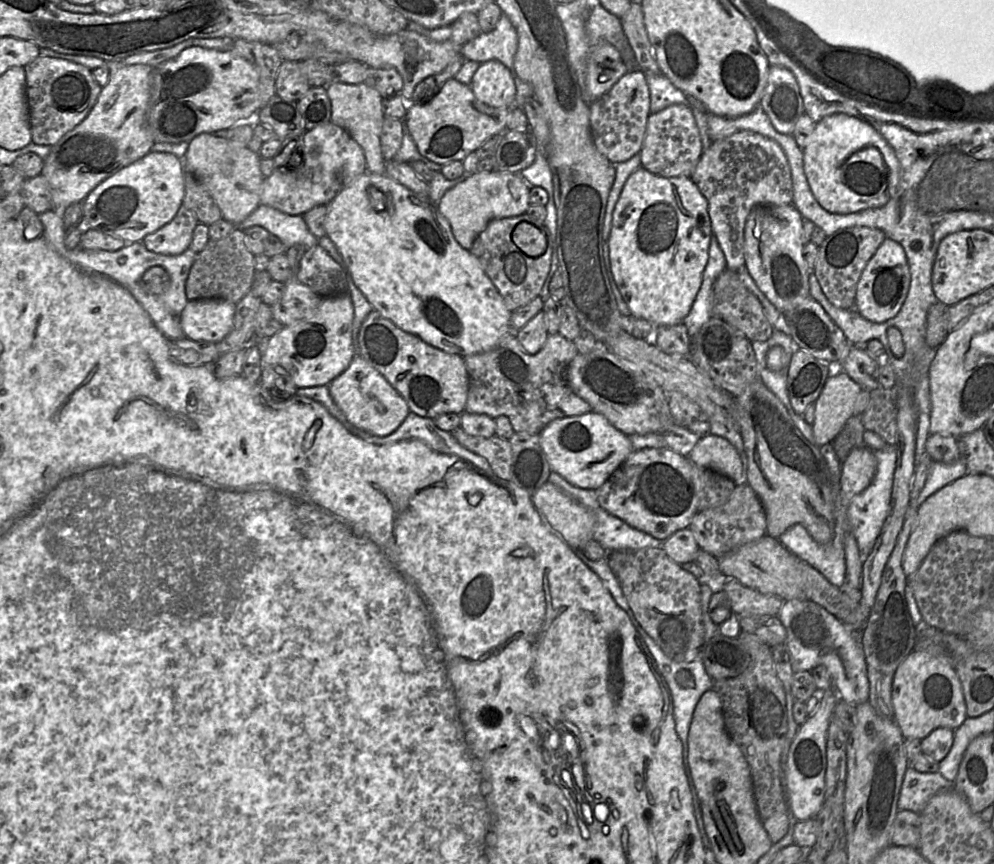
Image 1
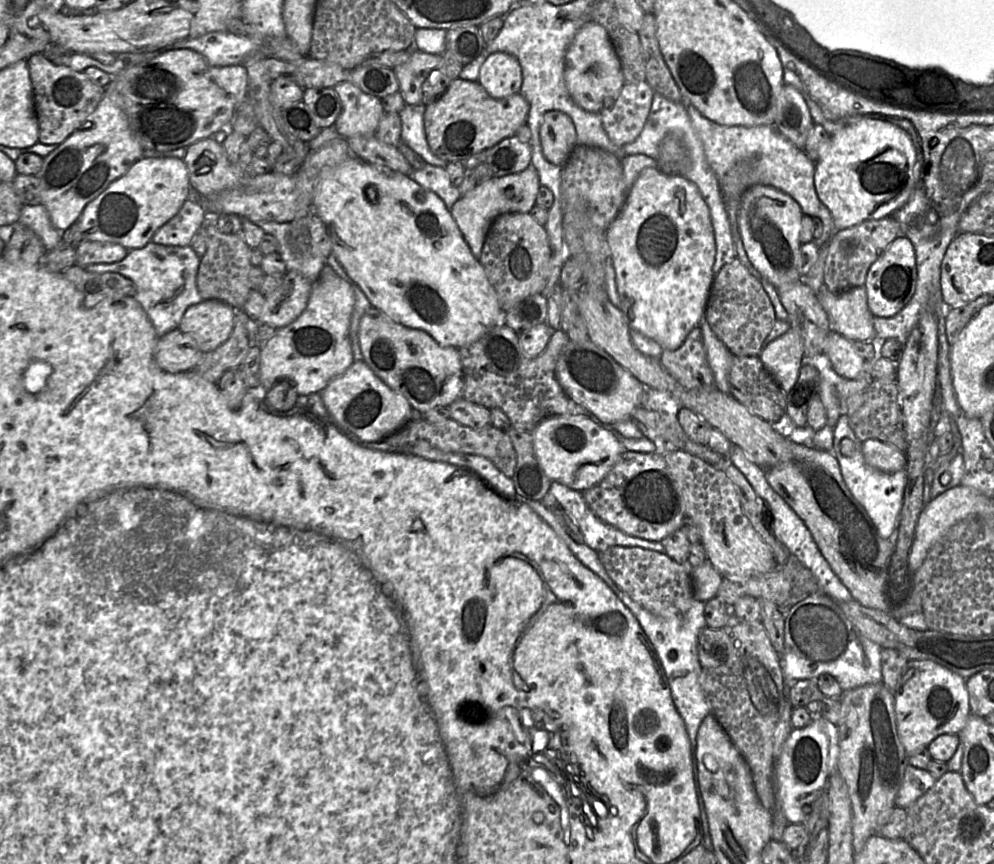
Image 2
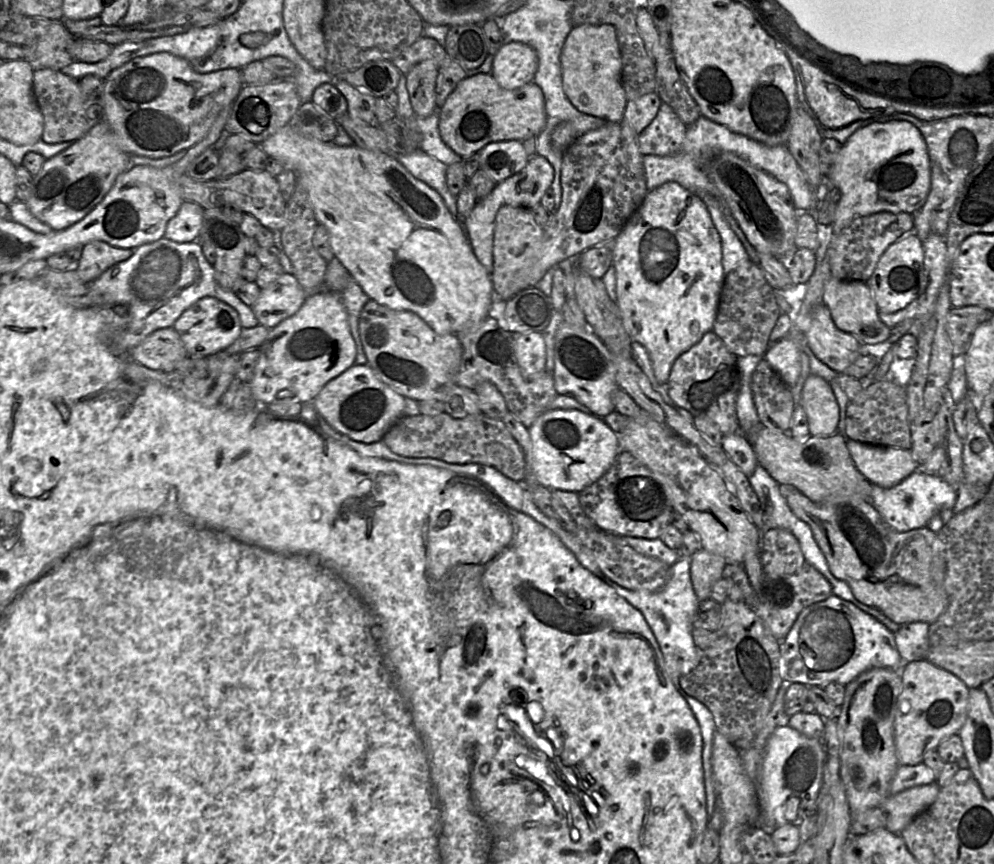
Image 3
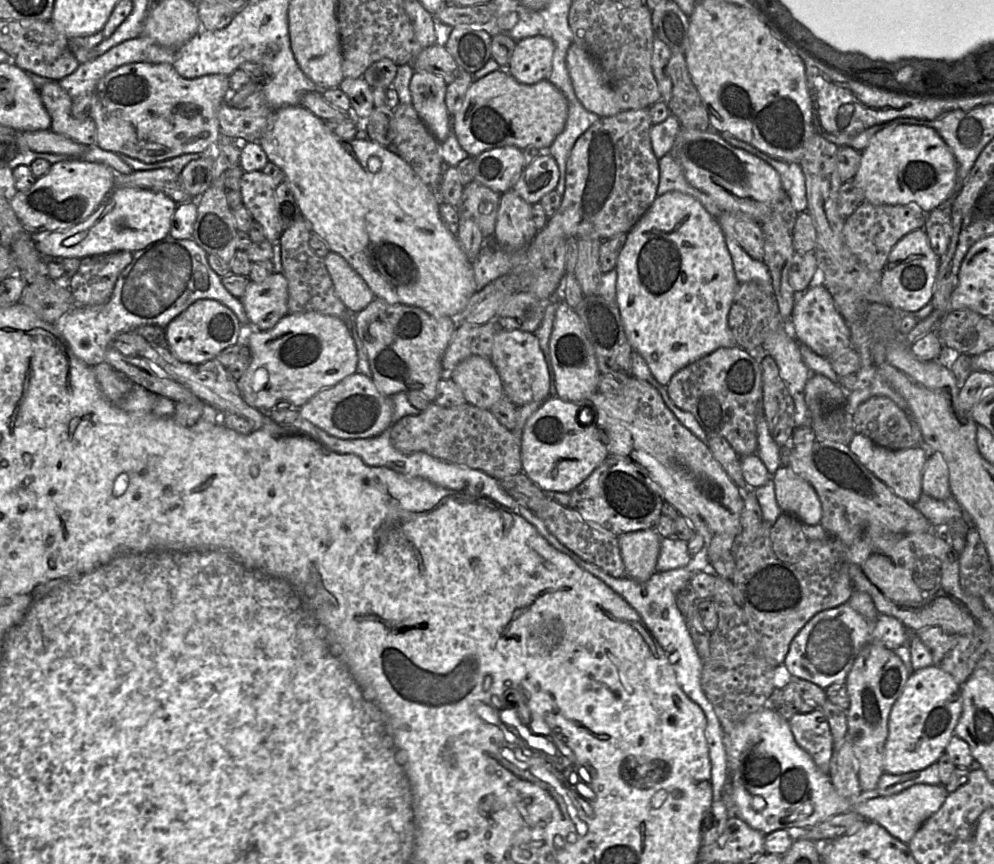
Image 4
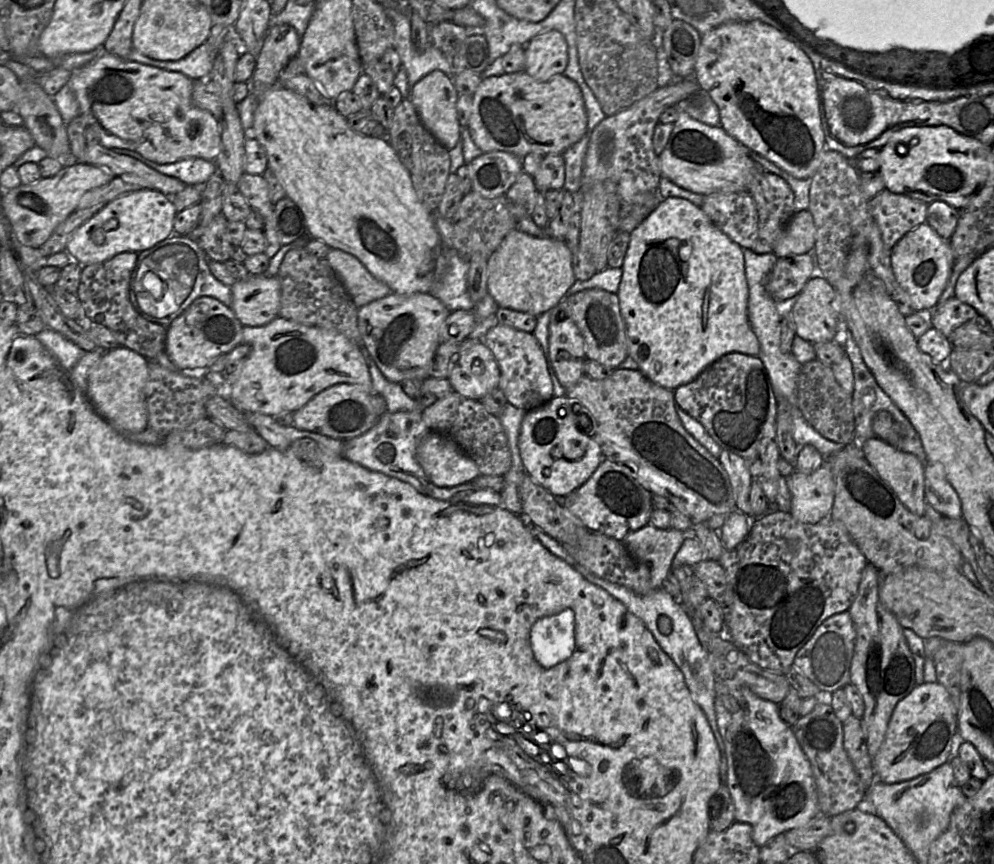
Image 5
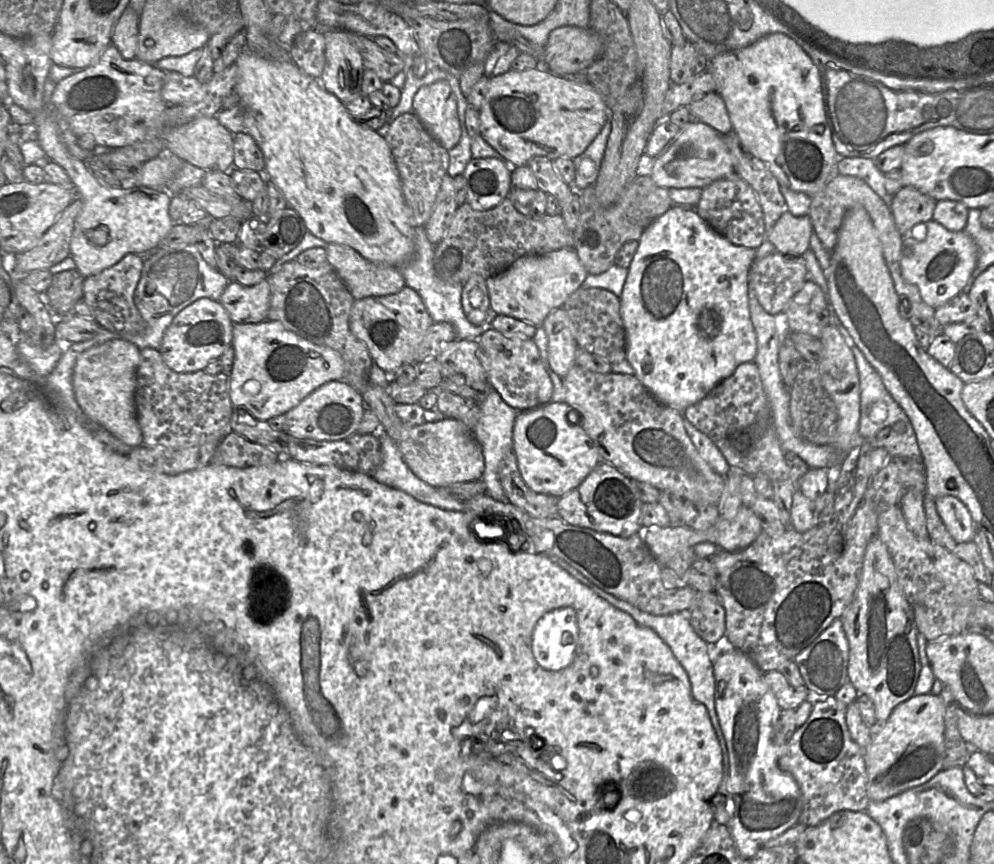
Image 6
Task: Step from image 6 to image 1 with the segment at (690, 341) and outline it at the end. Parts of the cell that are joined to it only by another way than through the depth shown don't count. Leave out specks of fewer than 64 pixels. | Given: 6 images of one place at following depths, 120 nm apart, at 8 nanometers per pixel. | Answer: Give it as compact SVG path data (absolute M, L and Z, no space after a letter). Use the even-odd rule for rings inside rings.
M642 166L635 170L616 203L609 236L611 270L631 315L656 326L682 323L700 289L711 236L707 200L690 177L662 177Z

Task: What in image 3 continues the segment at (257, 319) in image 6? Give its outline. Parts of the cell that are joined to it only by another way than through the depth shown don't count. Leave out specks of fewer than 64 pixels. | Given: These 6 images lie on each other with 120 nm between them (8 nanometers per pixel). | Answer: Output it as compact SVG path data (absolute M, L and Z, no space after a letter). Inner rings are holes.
M283 273L264 289L251 307L259 324L272 329L299 311L307 296L294 275Z

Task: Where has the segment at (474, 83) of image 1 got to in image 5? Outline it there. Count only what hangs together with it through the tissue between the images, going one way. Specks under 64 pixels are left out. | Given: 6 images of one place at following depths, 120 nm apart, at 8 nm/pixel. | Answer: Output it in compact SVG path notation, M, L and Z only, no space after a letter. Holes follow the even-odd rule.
M556 30L536 35L525 45L524 54L524 72L539 81L563 74L568 64L566 39Z

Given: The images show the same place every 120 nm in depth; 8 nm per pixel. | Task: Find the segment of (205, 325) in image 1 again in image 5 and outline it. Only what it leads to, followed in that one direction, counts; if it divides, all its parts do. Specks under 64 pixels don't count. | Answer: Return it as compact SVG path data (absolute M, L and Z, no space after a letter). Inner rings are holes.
M209 296L199 297L178 317L167 329L166 353L179 372L206 375L208 366L220 355L229 353L241 344L242 324L235 316L232 309L217 299Z

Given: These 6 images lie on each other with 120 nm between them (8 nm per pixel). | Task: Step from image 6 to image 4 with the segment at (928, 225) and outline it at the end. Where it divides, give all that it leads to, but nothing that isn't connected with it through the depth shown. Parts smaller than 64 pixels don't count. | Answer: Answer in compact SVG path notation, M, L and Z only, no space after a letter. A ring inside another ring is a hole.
M924 229L904 235L891 249L881 271L881 288L886 304L906 312L917 312L931 301L939 256L930 246Z

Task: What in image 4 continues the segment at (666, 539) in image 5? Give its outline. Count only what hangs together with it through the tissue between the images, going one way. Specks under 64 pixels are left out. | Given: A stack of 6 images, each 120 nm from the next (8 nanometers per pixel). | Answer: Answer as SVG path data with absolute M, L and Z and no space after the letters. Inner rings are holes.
M654 528L618 536L626 577L642 583L656 572L661 539Z

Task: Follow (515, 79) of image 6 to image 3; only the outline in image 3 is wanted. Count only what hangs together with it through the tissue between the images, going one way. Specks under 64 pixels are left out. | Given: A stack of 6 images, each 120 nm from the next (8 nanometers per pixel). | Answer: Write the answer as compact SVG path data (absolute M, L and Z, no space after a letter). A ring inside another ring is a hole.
M480 73L459 82L439 109L439 132L444 143L462 158L485 145L506 140L536 137L546 126L547 114L542 89L530 82L520 88L502 88L491 73Z

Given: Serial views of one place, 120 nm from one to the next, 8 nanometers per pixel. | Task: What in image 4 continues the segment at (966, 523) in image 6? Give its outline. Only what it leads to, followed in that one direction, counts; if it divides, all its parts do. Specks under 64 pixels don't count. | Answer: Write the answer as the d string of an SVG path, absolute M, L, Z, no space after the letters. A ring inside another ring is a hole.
M929 449L926 455L927 461L922 475L923 493L938 500L951 497L948 468L942 454Z

